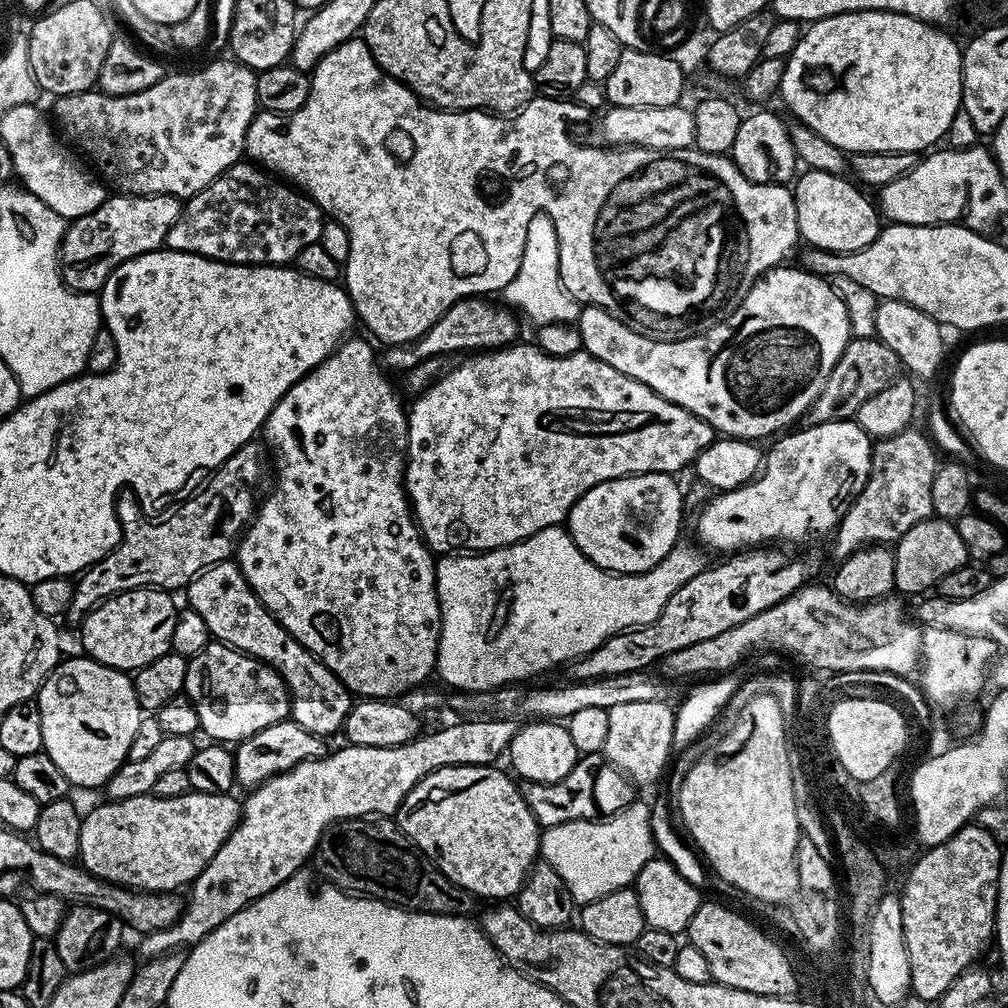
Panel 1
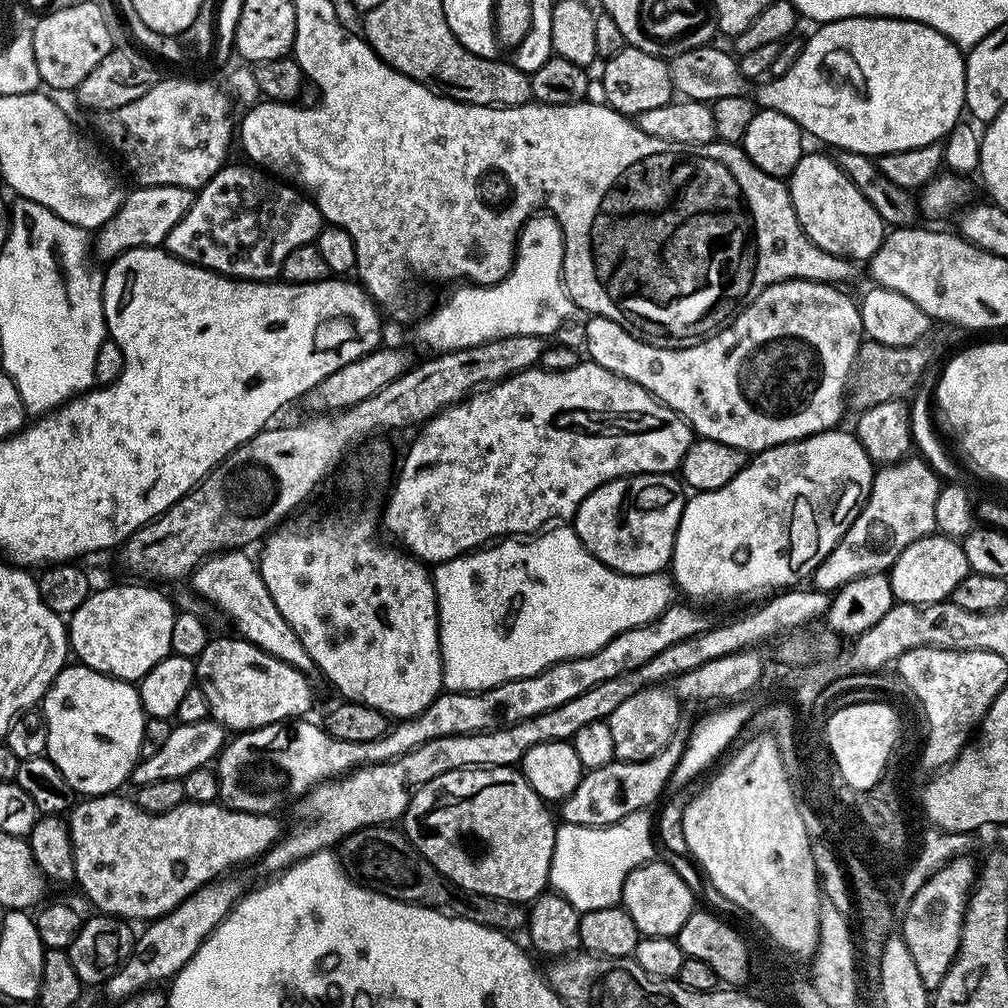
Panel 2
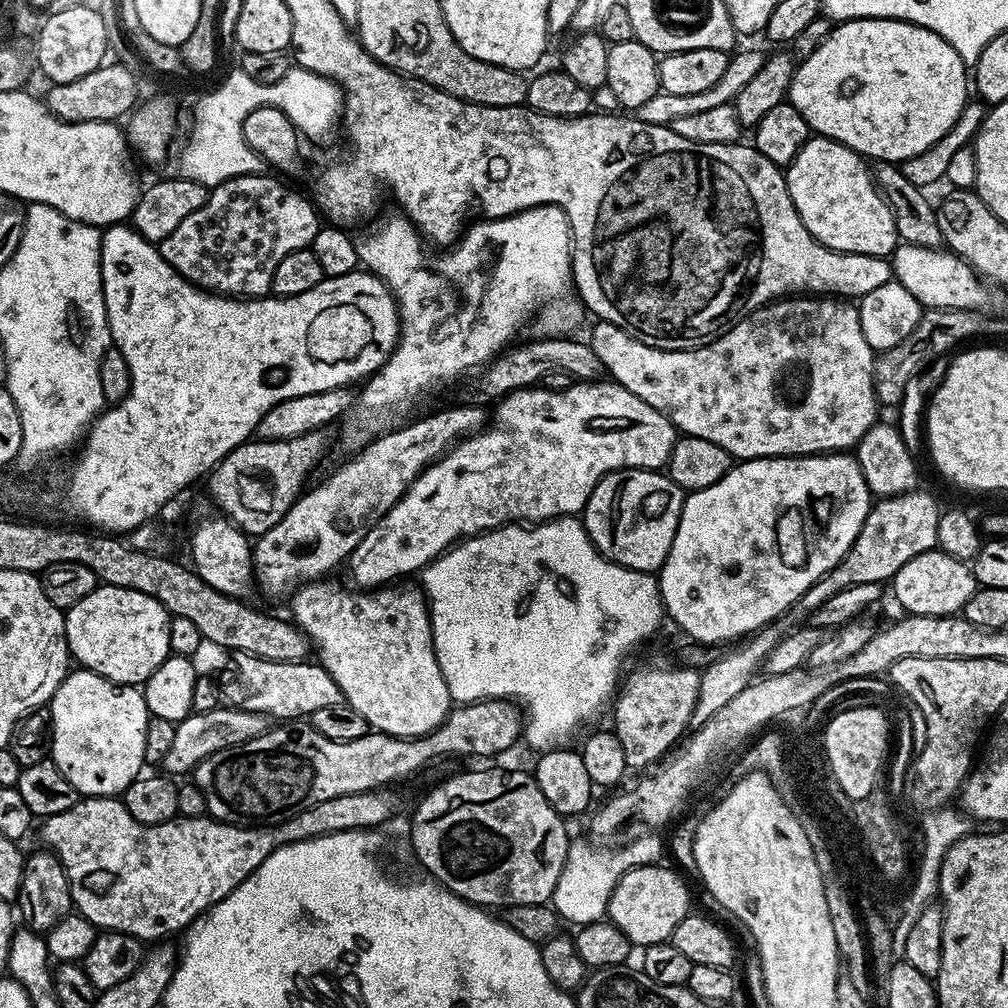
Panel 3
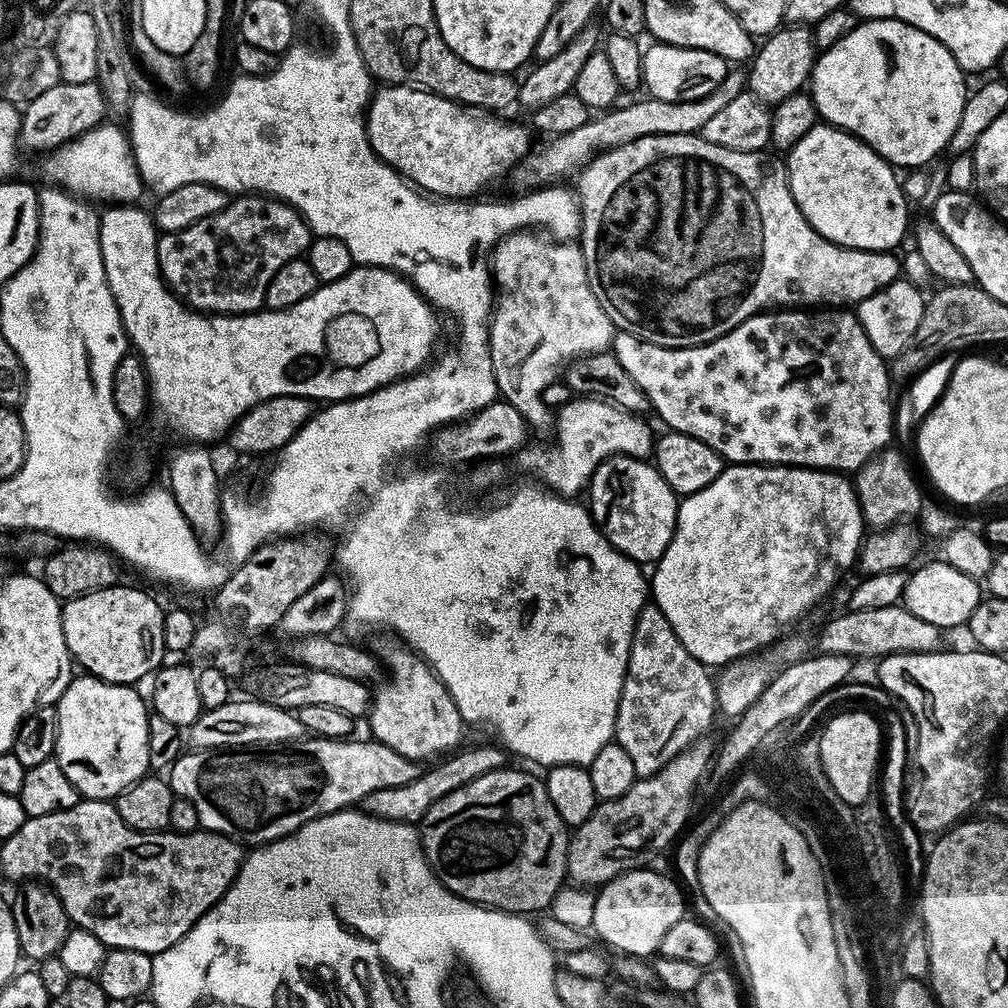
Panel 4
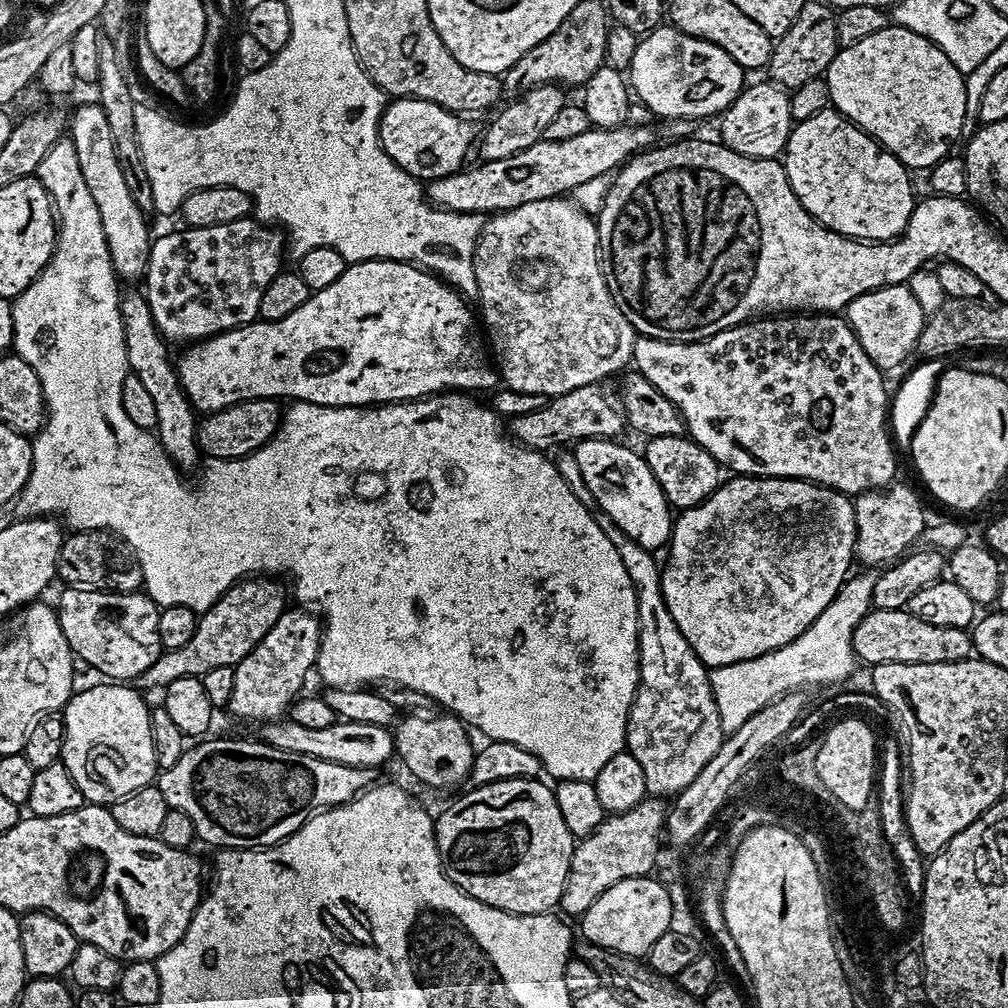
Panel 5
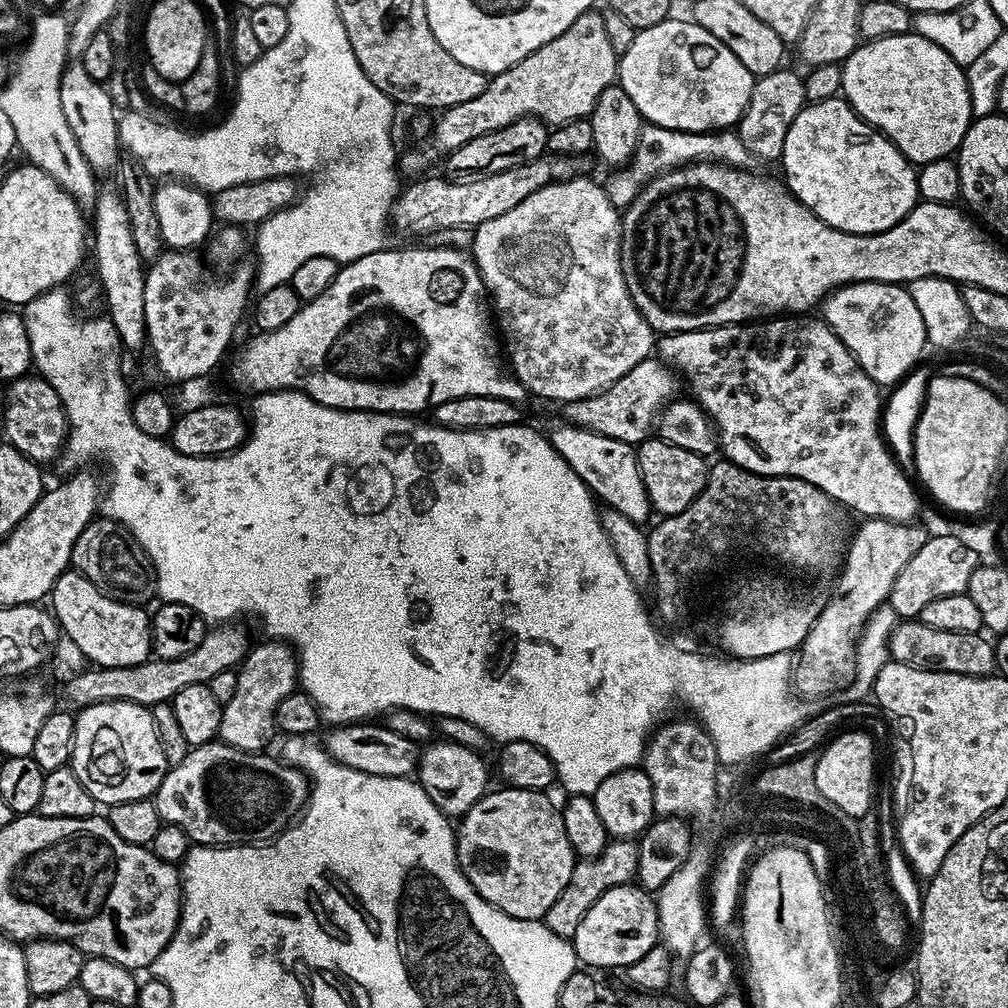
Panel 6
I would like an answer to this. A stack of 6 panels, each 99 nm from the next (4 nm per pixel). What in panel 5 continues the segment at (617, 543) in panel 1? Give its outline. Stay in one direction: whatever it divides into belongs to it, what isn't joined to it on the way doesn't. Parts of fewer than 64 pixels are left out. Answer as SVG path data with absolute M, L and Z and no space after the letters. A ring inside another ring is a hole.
M581 440L575 445L576 468L584 479L587 495L596 499L596 508L604 512L626 534L628 540L638 542L638 546L653 550L667 545L674 523L674 512L662 488L654 478L650 466L643 455L624 444L610 440Z

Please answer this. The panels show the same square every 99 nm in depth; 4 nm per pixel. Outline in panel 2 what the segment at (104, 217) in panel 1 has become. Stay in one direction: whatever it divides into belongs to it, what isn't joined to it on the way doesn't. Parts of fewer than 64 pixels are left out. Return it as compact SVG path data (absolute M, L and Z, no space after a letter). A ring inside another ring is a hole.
M136 186L125 195L122 206L94 236L94 256L111 262L132 248L154 248L167 241L170 230L190 210L193 189L182 186Z

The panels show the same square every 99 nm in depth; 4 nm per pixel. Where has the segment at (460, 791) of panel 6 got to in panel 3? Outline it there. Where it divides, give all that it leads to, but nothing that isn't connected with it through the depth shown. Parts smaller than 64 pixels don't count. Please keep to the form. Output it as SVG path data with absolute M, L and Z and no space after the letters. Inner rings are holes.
M326 582L301 584L292 593L290 597L292 613L290 613L290 616L296 627L308 637L315 655L316 652L320 655L317 656L320 665L327 670L330 678L334 678L334 682L338 682L338 690L340 691L343 703L349 704L354 710L358 710L358 714L362 714L362 718L368 724L369 729L384 732L387 736L410 738L411 736L421 736L427 732L433 732L448 717L454 701L451 693L448 692L446 678L442 678L442 670L438 666L438 658L432 645L432 618L428 614L428 602L423 591L415 583L413 583L414 585L408 584L412 582L401 583L404 584L401 588L392 588L396 586L381 586L375 590L353 590L351 587L348 587L349 589L339 588L336 584L322 583Z

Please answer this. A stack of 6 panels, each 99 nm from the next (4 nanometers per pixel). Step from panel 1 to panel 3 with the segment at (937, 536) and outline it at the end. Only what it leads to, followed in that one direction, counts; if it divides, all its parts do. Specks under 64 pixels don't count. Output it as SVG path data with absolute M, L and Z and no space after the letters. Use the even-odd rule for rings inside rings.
M933 550L910 559L890 581L892 592L905 613L914 616L955 616L963 613L966 602L978 587L965 561Z

